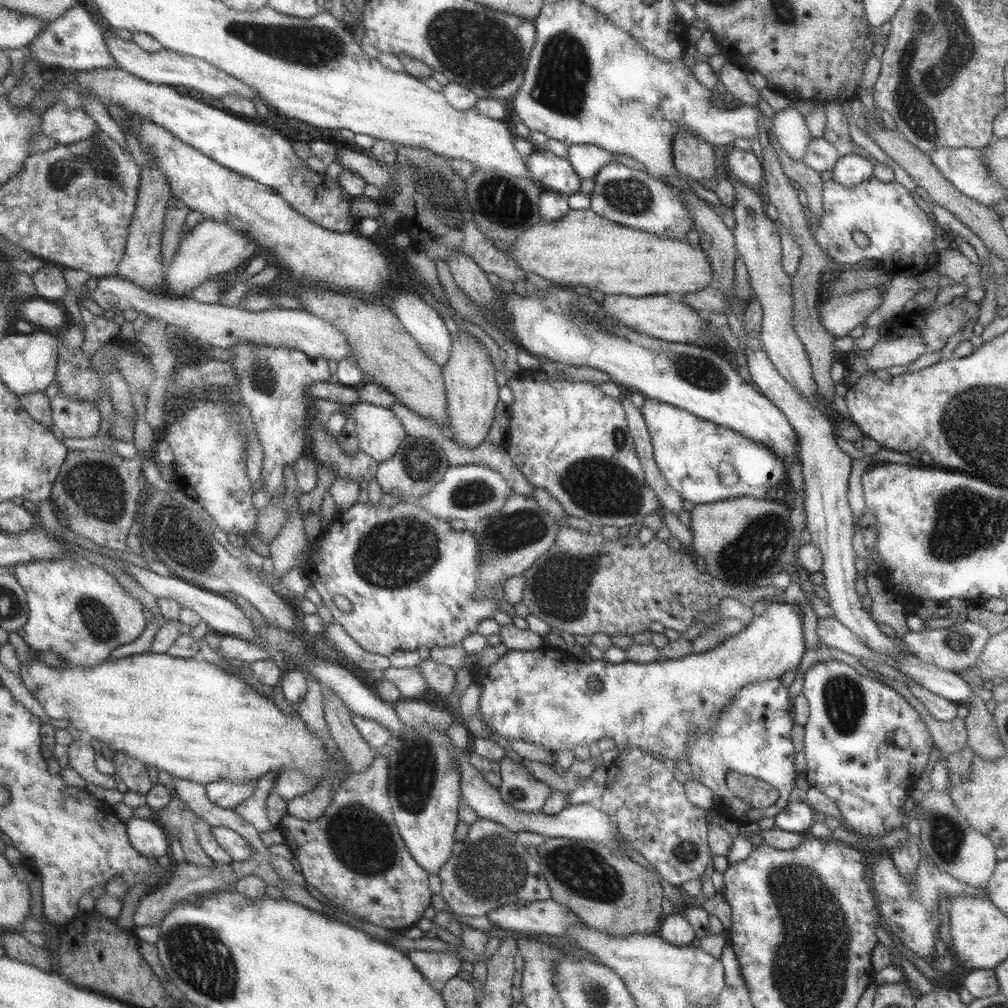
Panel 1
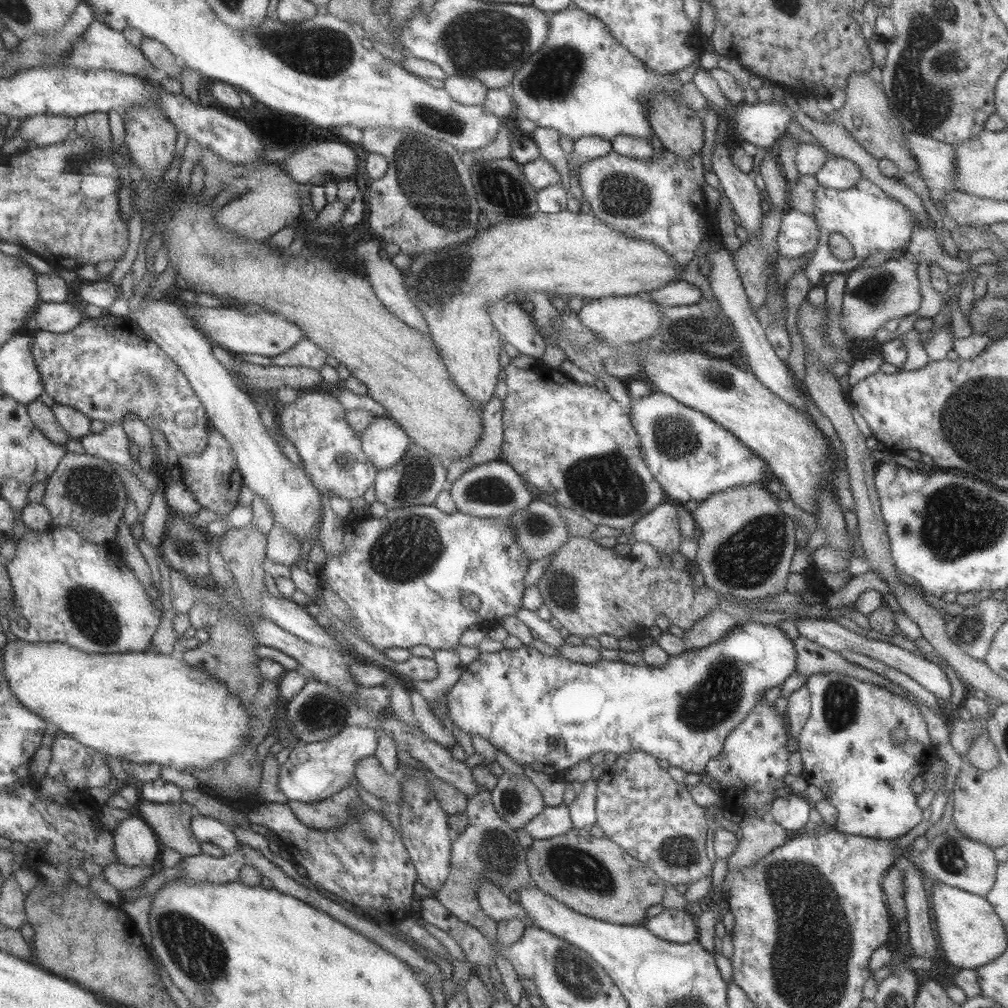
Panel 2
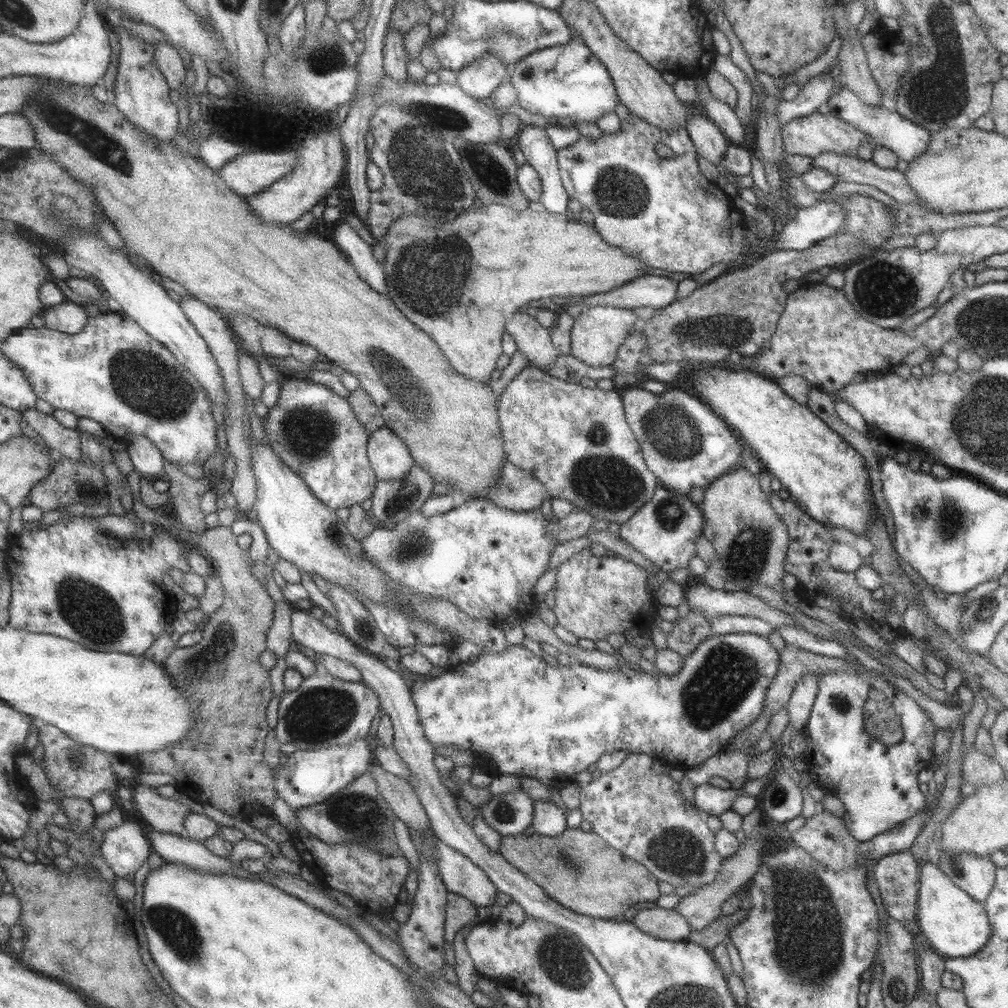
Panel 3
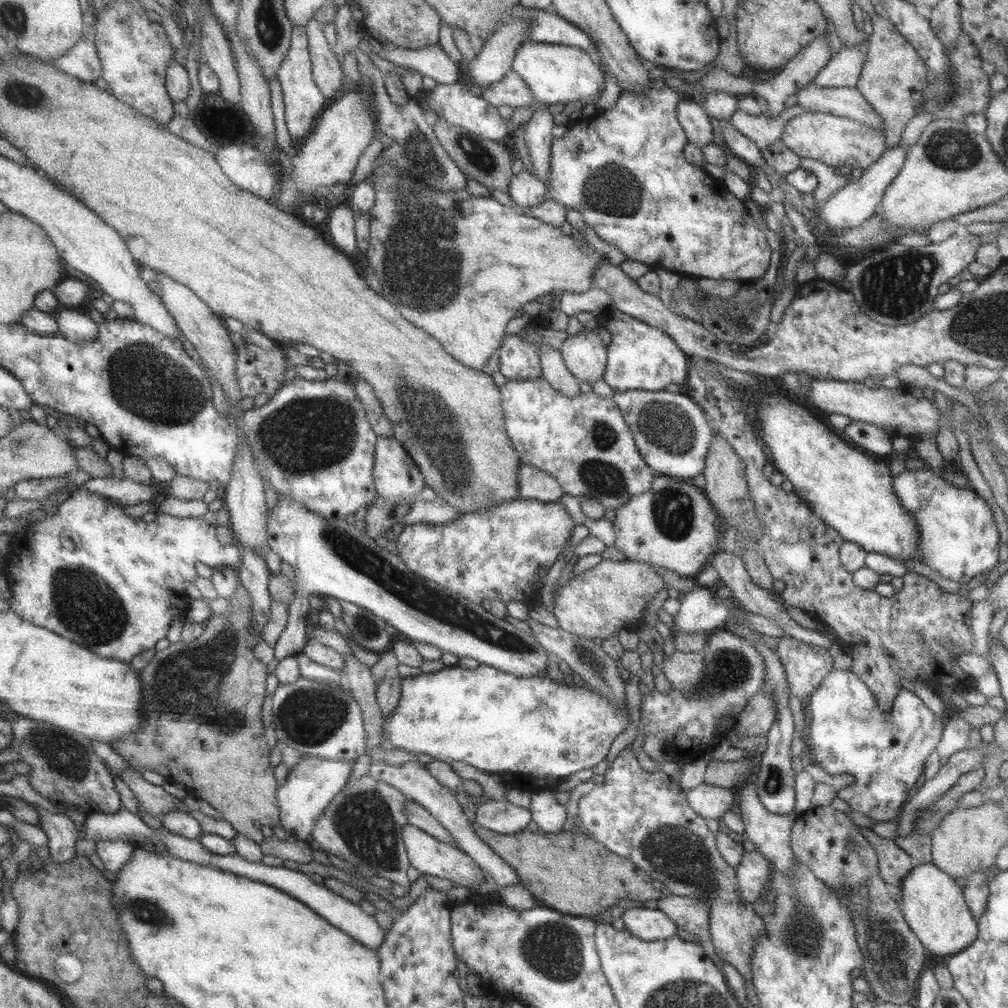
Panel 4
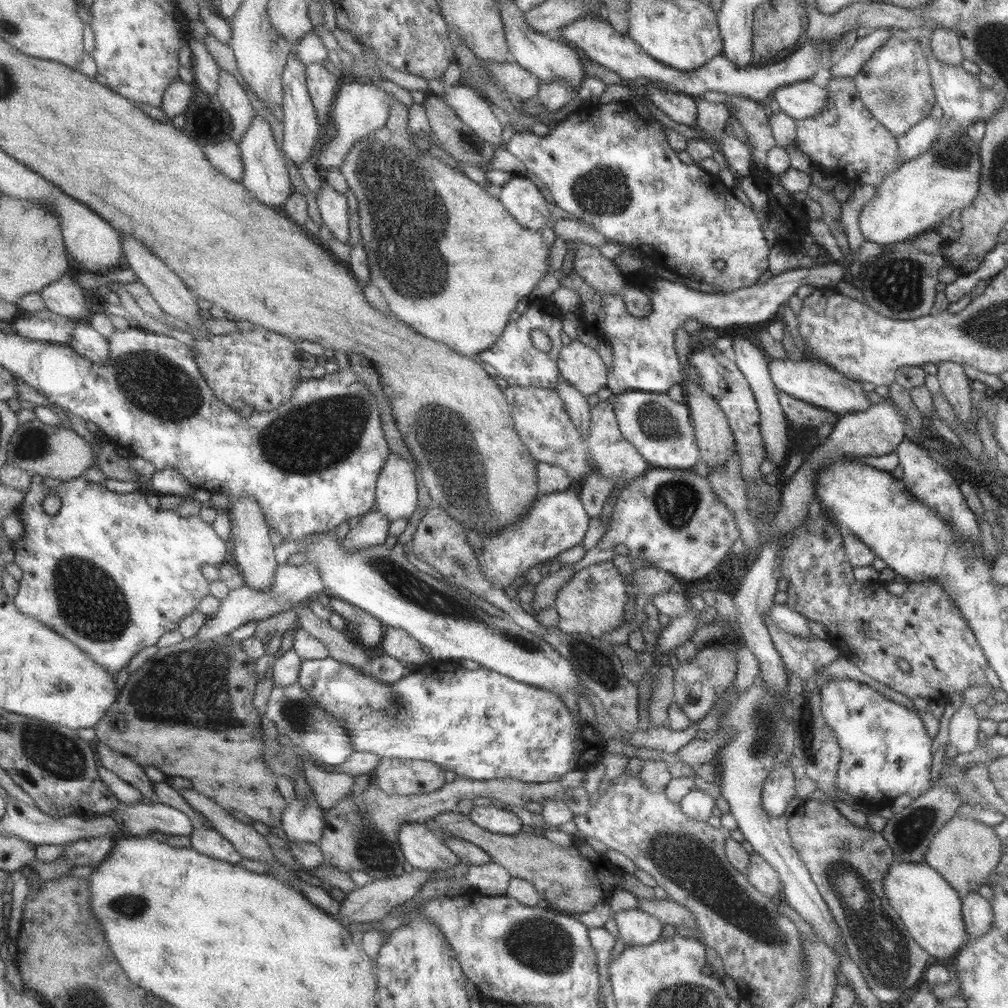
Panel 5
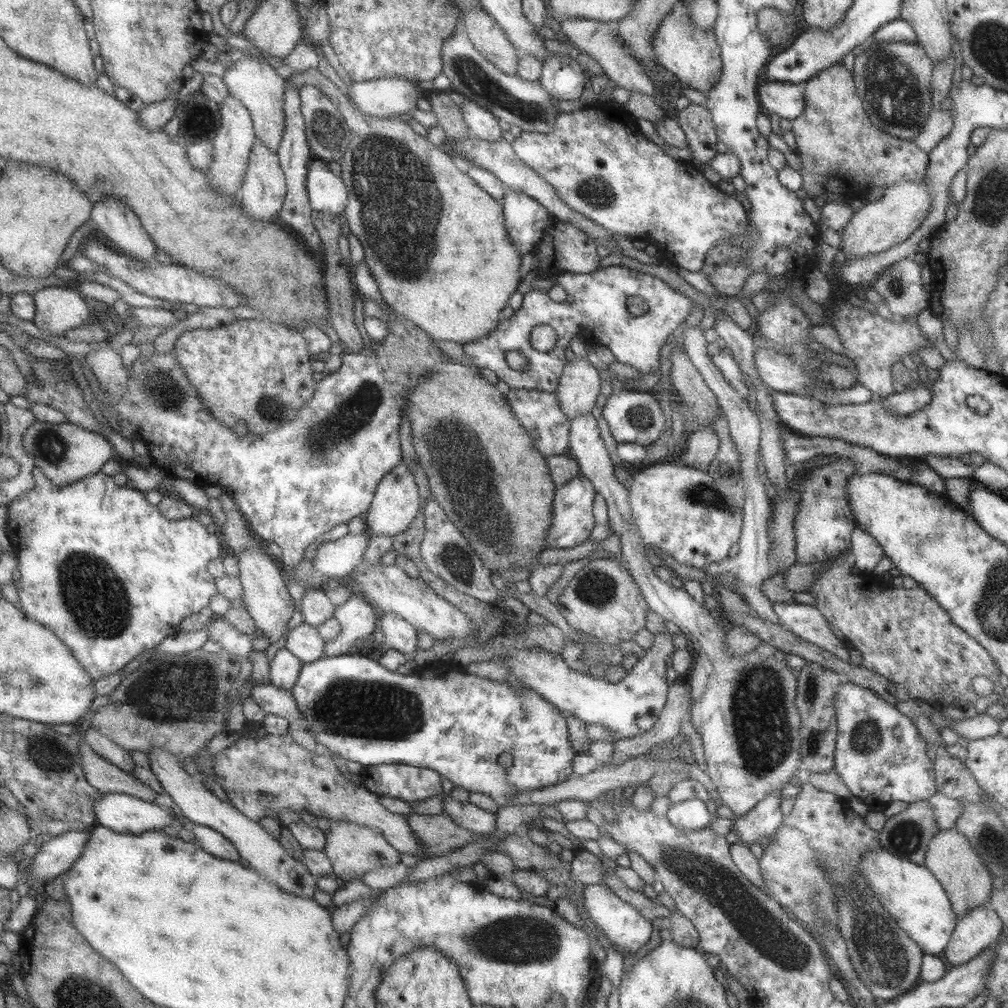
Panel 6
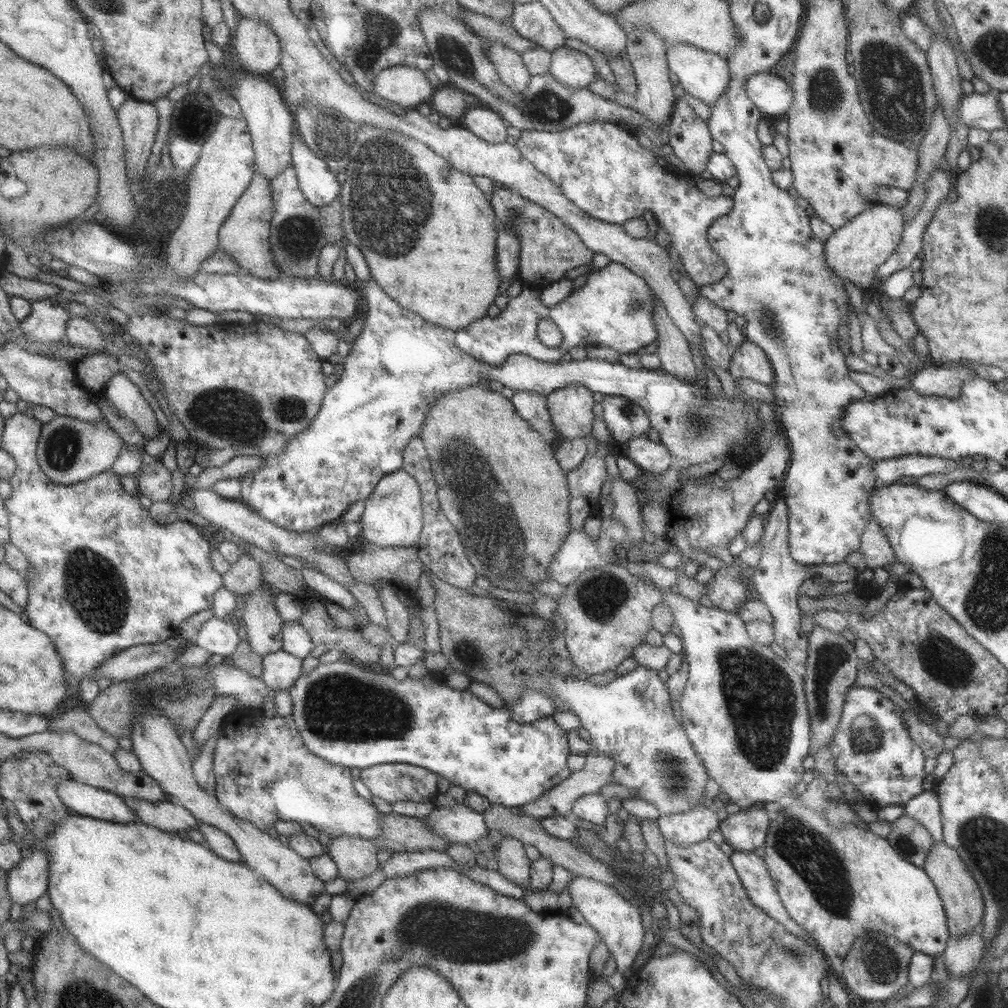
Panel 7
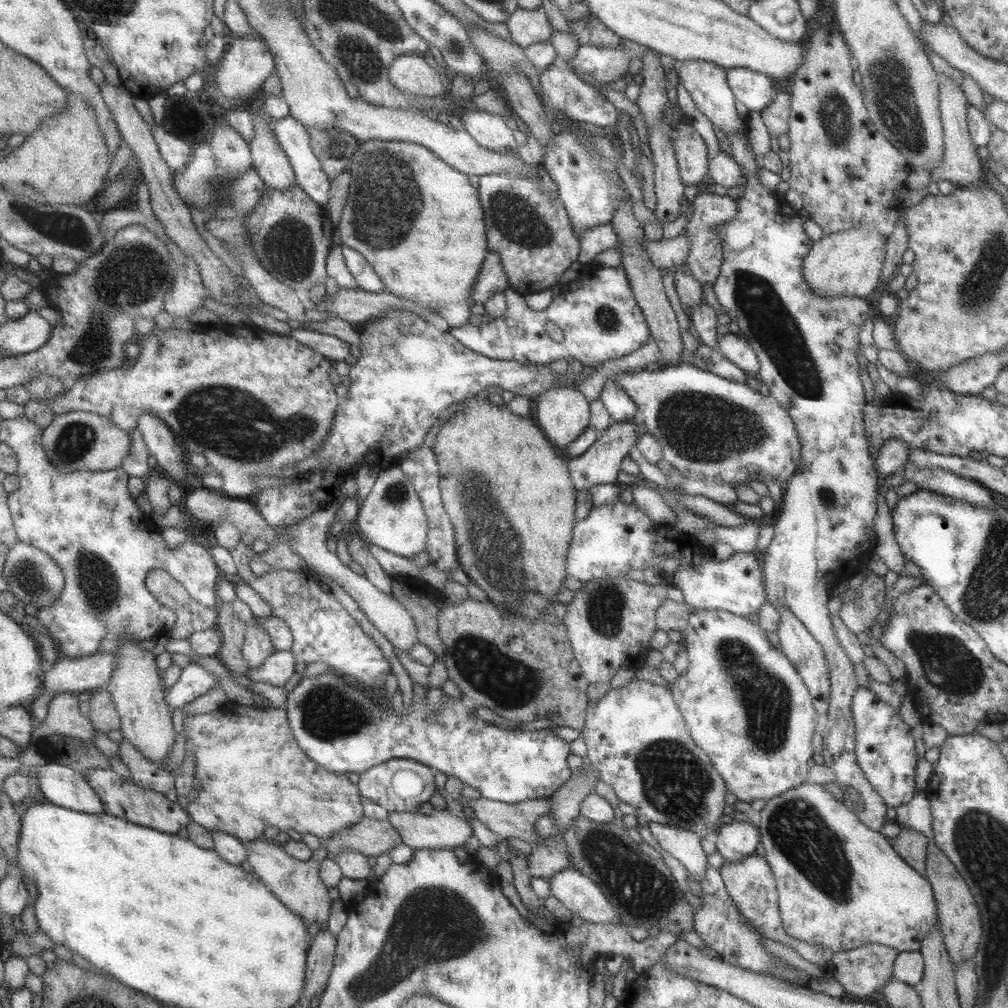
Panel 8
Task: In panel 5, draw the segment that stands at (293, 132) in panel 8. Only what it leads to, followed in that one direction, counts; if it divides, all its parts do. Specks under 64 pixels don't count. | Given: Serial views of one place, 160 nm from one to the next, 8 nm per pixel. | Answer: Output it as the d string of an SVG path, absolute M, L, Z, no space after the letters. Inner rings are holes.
M321 177L318 192L314 196L317 211L322 224L334 234L334 239L347 244L349 240L349 224L347 200L345 194L337 192L335 188Z

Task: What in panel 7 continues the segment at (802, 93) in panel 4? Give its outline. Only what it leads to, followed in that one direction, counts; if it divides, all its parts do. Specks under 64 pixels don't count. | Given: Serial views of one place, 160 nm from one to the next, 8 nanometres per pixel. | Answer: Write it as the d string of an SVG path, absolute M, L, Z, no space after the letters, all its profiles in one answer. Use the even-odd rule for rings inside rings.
M768 72L752 74L743 83L747 98L762 113L779 116L785 114L792 101L792 90L785 80Z

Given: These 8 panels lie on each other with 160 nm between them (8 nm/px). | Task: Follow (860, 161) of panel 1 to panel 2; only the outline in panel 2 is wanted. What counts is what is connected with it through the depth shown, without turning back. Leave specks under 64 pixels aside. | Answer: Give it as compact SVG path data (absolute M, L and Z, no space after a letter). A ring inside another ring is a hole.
M841 157L827 159L814 174L819 185L841 190L851 187L860 176L858 166Z

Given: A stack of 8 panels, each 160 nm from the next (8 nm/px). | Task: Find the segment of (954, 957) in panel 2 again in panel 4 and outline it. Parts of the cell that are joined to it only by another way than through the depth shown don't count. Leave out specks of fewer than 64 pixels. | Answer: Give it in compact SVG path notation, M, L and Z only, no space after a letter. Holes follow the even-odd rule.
M930 862L911 867L901 879L898 890L901 914L925 950L940 957L955 954L973 942L978 924L965 904L959 881L941 872Z

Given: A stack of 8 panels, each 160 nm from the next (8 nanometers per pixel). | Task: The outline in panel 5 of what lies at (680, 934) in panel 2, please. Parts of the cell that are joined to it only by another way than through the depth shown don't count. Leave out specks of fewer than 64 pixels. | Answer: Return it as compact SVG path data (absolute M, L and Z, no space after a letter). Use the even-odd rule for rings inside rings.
M636 908L617 909L610 914L619 932L618 946L641 946L657 941L664 925L654 916Z

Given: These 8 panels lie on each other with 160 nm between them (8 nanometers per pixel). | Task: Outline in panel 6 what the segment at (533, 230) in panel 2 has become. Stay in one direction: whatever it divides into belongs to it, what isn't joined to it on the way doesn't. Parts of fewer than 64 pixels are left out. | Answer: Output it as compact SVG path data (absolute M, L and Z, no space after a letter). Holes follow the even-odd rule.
M339 110L344 122L347 122L347 130L350 132L350 141L346 151L342 154L339 164L341 166L341 178L347 189L347 202L343 207L343 214L347 221L347 228L357 238L364 253L364 262L375 280L379 294L401 317L411 321L415 326L424 330L432 339L450 340L461 345L466 342L484 337L495 328L501 318L500 310L507 305L509 295L517 292L519 284L519 268L521 257L517 255L513 243L510 242L509 234L505 231L503 223L502 205L499 205L487 192L483 191L466 174L459 171L451 156L444 152L441 147L436 147L426 137L417 135L407 122L389 117L369 117L360 113L360 110Z

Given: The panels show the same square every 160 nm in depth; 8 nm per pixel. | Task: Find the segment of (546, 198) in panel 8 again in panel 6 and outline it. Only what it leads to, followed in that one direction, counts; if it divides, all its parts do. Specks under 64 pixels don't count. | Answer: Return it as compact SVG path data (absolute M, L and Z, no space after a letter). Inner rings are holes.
M551 218L545 230L541 233L539 243L531 251L535 259L535 268L537 273L543 275L557 276L559 273L571 272L575 274L593 274L598 268L600 258L596 252L596 245L589 239L585 233L571 224L557 221Z

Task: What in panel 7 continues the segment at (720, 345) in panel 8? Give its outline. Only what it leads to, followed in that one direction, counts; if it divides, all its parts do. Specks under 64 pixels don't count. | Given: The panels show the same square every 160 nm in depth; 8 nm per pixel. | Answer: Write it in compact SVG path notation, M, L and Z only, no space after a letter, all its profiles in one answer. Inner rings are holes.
M747 339L732 350L731 362L727 371L730 376L750 378L767 386L774 377L771 365L767 361L767 355Z

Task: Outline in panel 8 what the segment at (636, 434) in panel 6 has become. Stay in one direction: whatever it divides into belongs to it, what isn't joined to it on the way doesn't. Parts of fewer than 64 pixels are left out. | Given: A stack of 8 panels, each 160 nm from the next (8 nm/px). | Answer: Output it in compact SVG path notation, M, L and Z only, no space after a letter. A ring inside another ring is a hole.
M605 381L598 398L615 423L638 417L639 413L631 397L615 381Z

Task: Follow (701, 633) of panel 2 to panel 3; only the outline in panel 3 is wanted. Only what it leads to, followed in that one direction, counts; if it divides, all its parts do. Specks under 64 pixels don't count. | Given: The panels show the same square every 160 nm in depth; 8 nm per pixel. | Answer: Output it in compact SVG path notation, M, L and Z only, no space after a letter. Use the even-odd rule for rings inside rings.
M719 616L709 620L712 634L737 634L749 632L757 636L767 636L774 628L764 620L752 616Z

